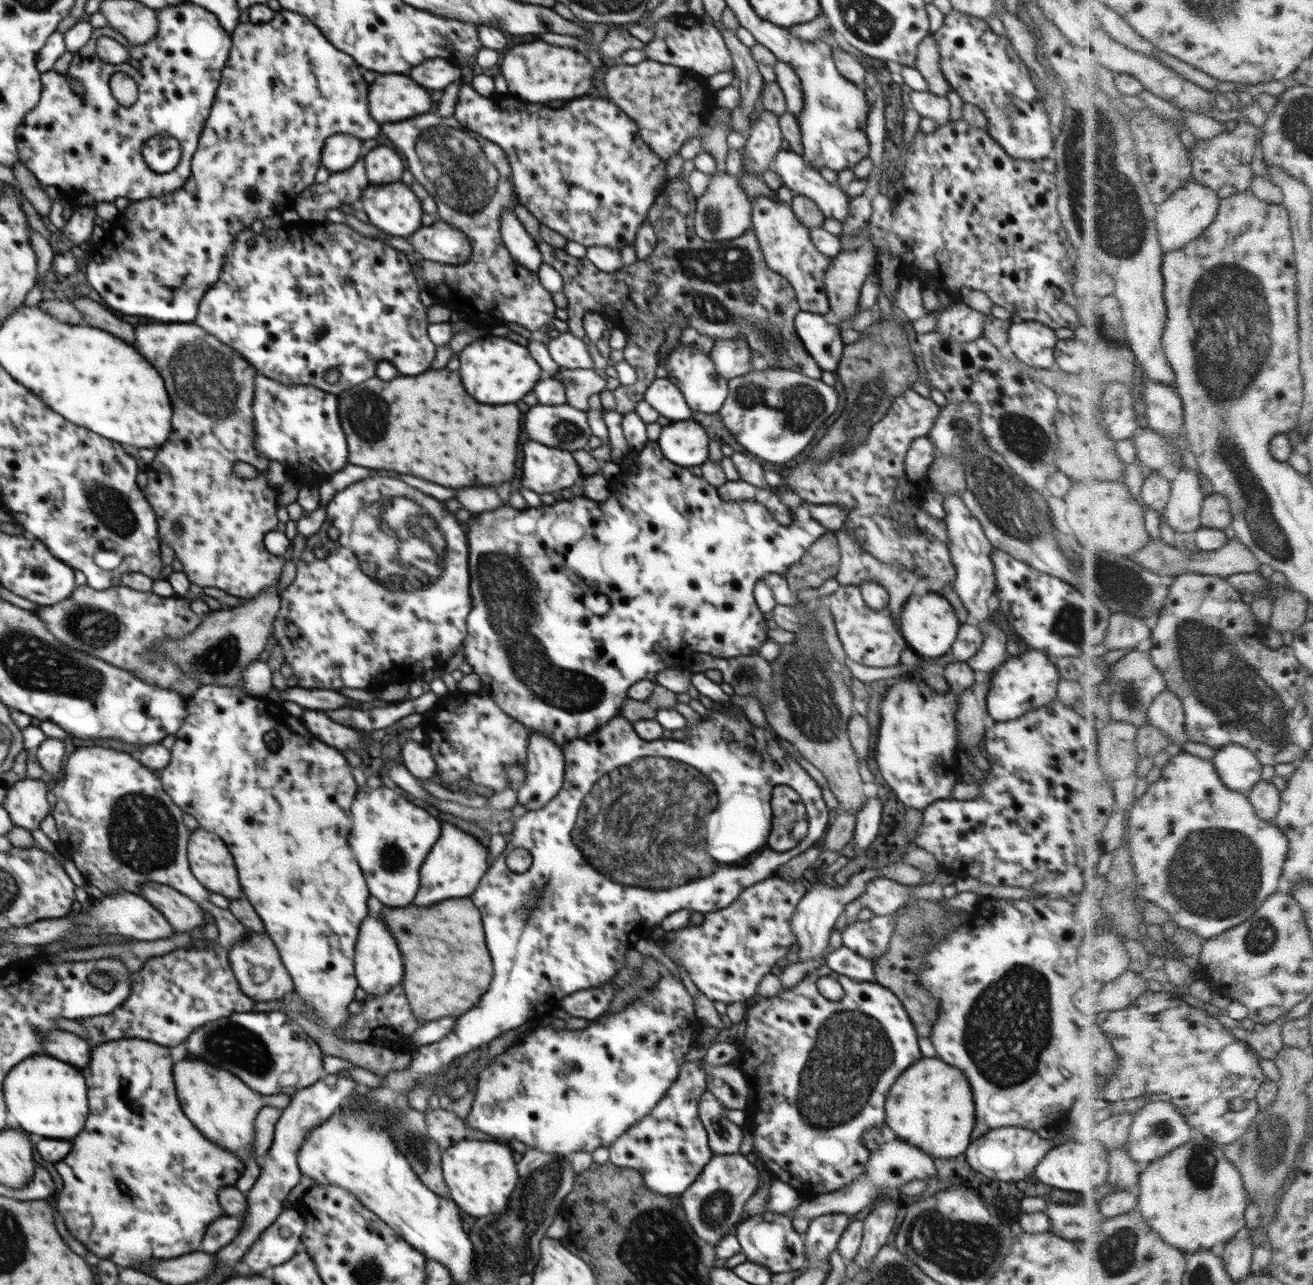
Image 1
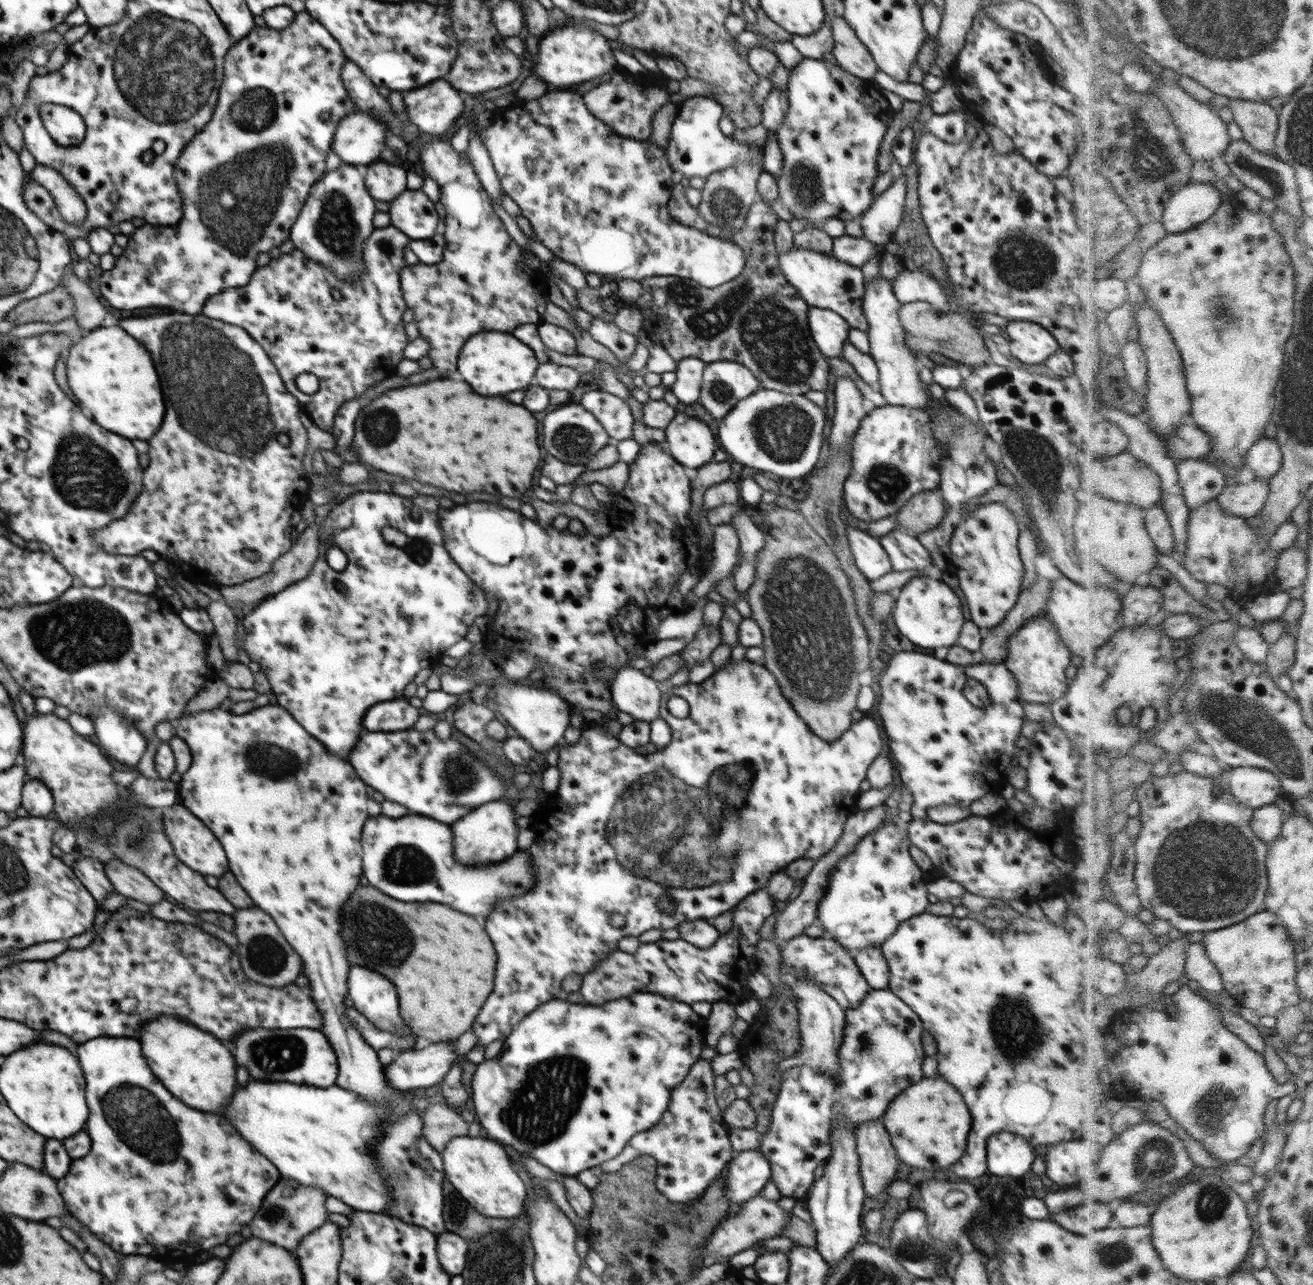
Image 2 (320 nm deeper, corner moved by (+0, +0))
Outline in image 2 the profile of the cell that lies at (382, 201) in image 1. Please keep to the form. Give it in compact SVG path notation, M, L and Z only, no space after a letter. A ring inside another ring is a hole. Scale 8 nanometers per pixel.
M406 190L390 202L391 225L411 240L426 240L436 234L438 213L434 203L418 190Z

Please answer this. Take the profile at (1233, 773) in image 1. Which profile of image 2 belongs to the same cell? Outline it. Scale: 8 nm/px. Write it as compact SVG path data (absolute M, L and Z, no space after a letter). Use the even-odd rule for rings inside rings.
M1234 767L1228 777L1236 798L1255 809L1274 804L1284 792L1282 779L1266 768Z

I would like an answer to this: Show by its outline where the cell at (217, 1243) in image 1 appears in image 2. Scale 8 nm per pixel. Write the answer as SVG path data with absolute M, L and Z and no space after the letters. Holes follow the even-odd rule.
M281 1178L264 1198L260 1212L250 1221L250 1228L254 1236L268 1240L276 1246L294 1251L300 1241L307 1235L320 1228L328 1221L326 1209L327 1194L322 1189L294 1183L292 1180Z

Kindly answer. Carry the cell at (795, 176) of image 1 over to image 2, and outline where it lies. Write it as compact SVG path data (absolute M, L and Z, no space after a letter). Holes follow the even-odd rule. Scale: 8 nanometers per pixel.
M692 96L686 98L680 105L677 117L672 123L668 146L665 154L672 171L684 175L686 178L707 178L712 173L730 168L734 164L750 162L751 165L760 166L764 171L764 152L757 145L743 144L726 136L719 127L719 120L723 117L723 107L713 98L705 96Z

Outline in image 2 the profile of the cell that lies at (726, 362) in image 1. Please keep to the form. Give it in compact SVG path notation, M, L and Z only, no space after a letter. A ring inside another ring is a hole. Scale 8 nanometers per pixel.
M717 360L703 370L699 403L716 419L723 419L736 403L760 388L749 368L736 361Z

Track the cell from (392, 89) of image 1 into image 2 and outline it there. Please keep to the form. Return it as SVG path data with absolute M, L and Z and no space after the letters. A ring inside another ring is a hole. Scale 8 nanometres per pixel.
M439 79L403 94L408 118L422 132L444 134L464 112L464 95Z

